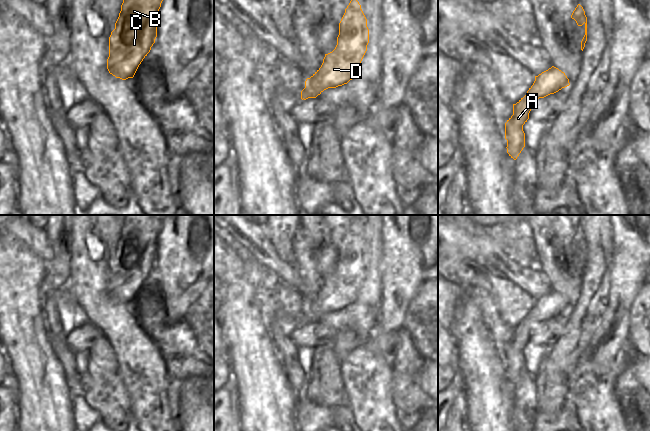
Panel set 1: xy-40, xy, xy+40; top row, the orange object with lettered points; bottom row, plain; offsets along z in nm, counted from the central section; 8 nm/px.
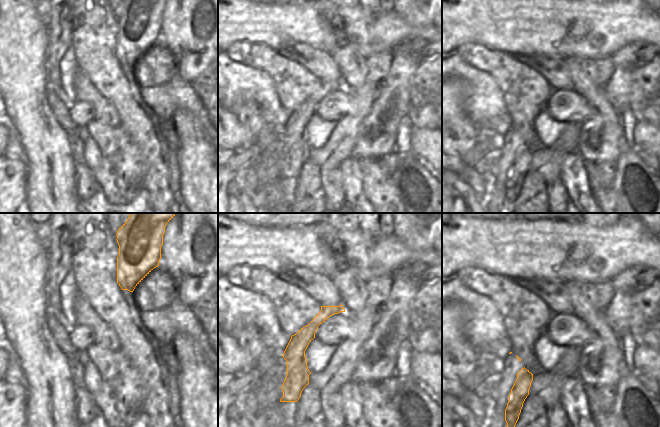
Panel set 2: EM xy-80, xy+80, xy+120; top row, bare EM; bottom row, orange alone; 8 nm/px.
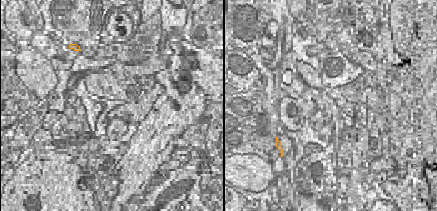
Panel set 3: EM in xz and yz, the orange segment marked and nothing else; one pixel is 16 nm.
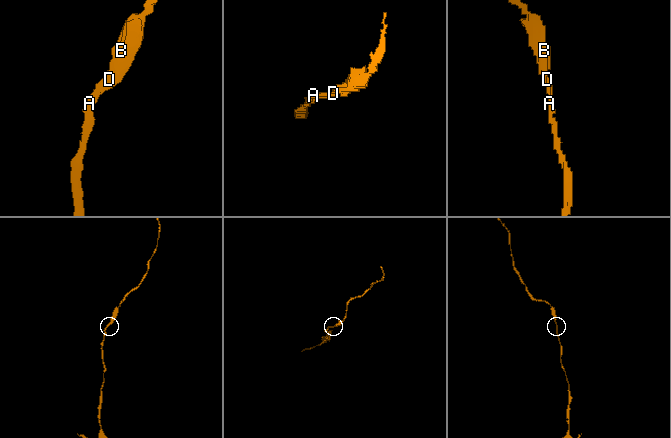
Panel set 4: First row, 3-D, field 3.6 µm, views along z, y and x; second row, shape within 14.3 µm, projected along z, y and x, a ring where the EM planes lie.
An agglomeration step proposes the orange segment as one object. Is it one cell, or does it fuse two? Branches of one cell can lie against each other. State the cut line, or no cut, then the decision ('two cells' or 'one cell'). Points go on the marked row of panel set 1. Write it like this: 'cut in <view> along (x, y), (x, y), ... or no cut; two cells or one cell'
no cut; one cell

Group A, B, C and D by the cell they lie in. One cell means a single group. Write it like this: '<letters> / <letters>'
A B C D

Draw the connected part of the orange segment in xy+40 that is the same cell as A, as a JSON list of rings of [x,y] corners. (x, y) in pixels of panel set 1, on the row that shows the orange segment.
[[[554,66],[535,76],[535,81],[526,95],[513,104],[513,115],[505,123],[506,148],[511,158],[516,160],[525,147],[523,125],[529,119],[533,101],[554,94],[569,85],[565,73]]]

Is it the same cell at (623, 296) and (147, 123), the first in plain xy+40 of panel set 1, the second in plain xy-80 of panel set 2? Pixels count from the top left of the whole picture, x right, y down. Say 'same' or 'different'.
different

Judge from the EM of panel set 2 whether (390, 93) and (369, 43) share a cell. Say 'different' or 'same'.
different

